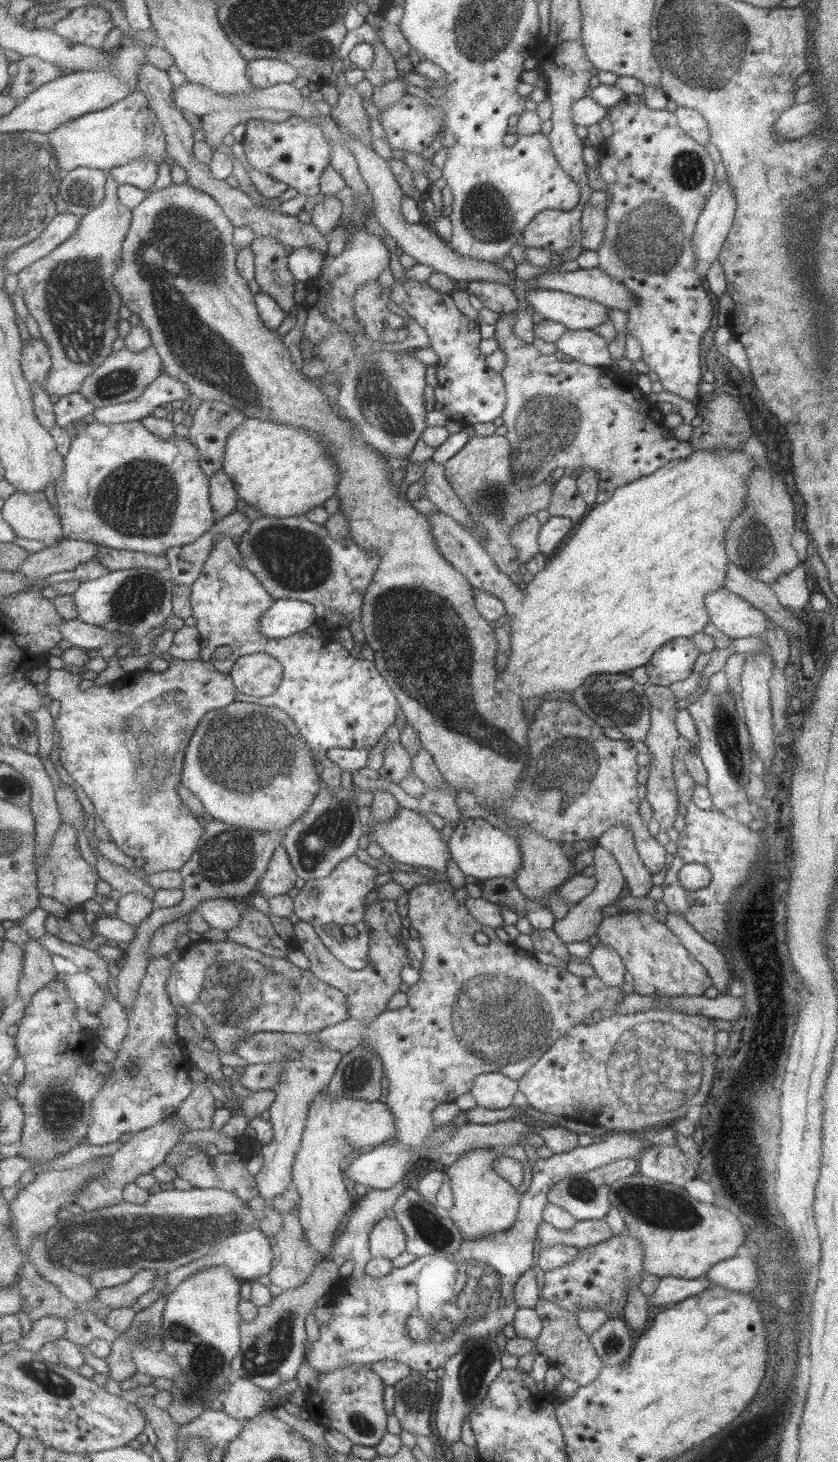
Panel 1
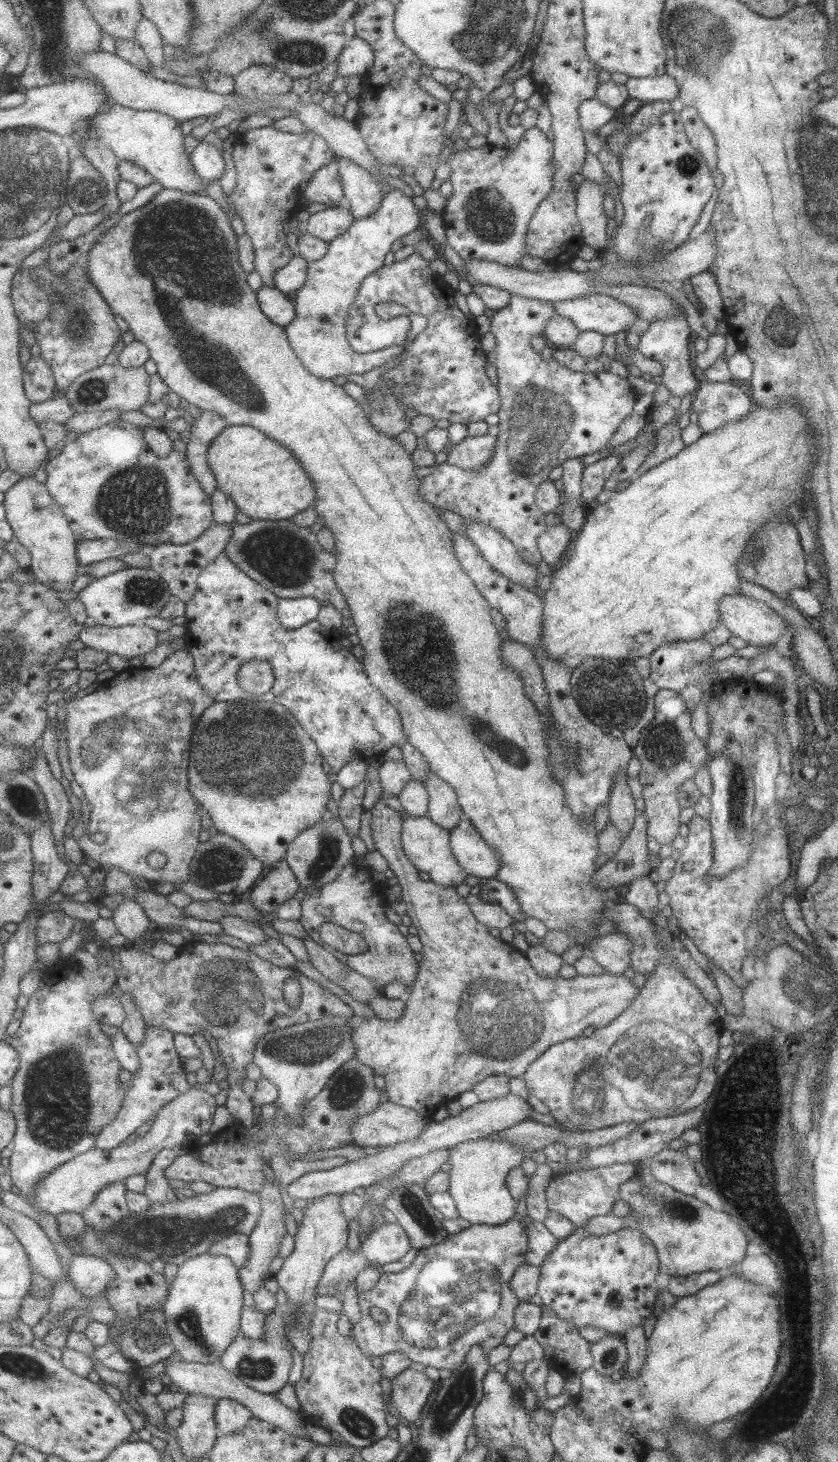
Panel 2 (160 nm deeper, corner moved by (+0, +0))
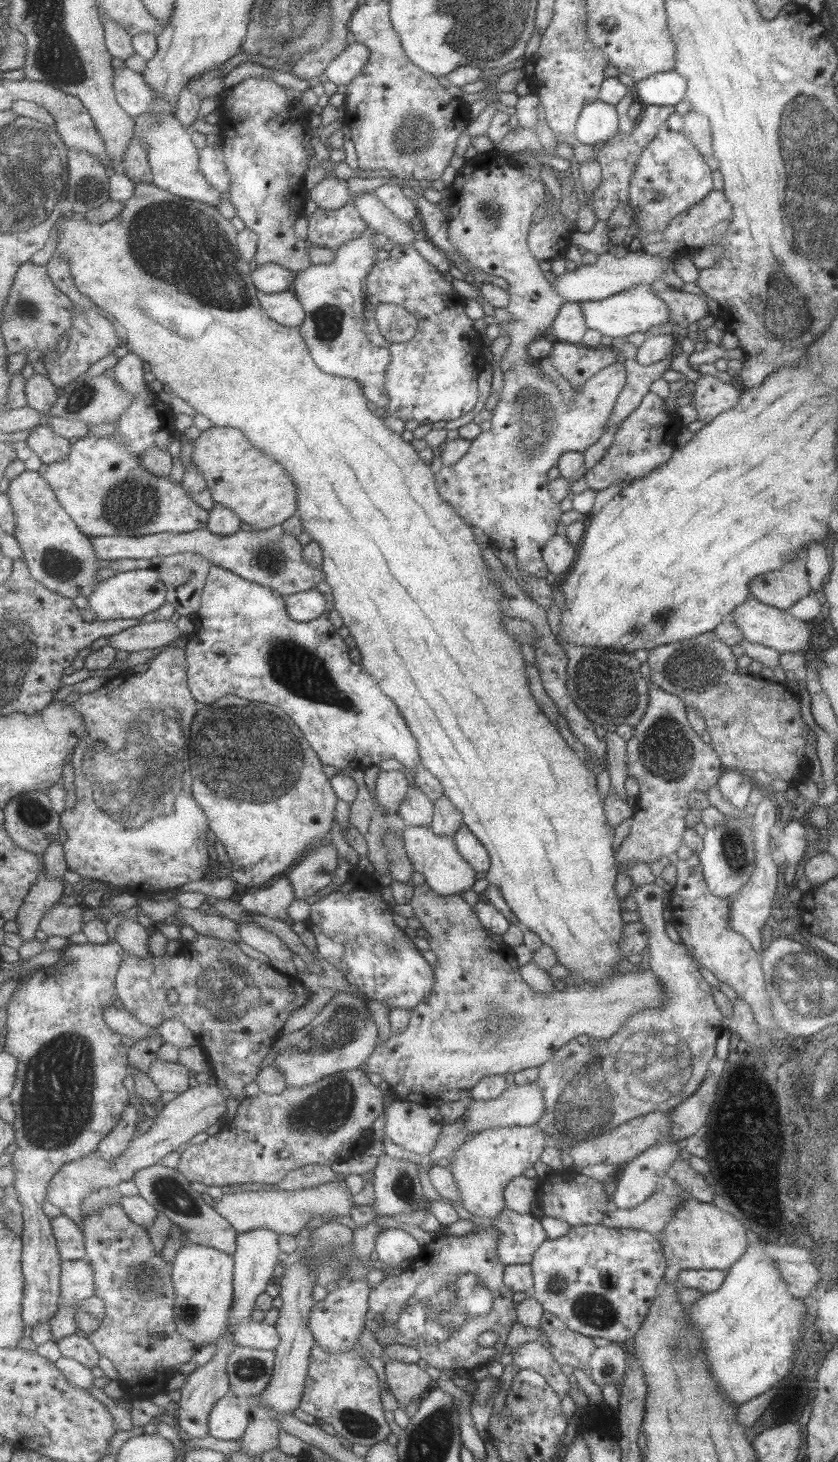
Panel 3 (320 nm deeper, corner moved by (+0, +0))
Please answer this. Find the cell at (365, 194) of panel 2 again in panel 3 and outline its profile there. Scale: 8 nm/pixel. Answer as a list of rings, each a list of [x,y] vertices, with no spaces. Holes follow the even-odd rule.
[[[372,192],[352,195],[350,202],[356,206],[358,215],[365,221],[367,228],[383,234],[395,245],[411,245],[421,236],[411,229],[408,222],[397,218]]]

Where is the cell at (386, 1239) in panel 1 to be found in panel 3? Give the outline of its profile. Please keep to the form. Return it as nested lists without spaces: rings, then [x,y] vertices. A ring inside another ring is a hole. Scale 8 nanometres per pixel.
[[[387,1229],[375,1237],[373,1250],[381,1263],[388,1267],[398,1267],[405,1259],[411,1261],[415,1258],[422,1251],[422,1246],[403,1230]]]

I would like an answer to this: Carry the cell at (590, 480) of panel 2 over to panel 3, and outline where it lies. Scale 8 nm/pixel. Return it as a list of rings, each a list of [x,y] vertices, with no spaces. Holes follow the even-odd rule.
[[[648,391],[639,406],[631,411],[619,424],[613,439],[602,458],[587,472],[585,480],[589,489],[603,490],[612,484],[627,480],[629,483],[647,476],[660,464],[668,462],[674,446],[674,436],[681,428],[679,416],[669,410],[664,400]]]

